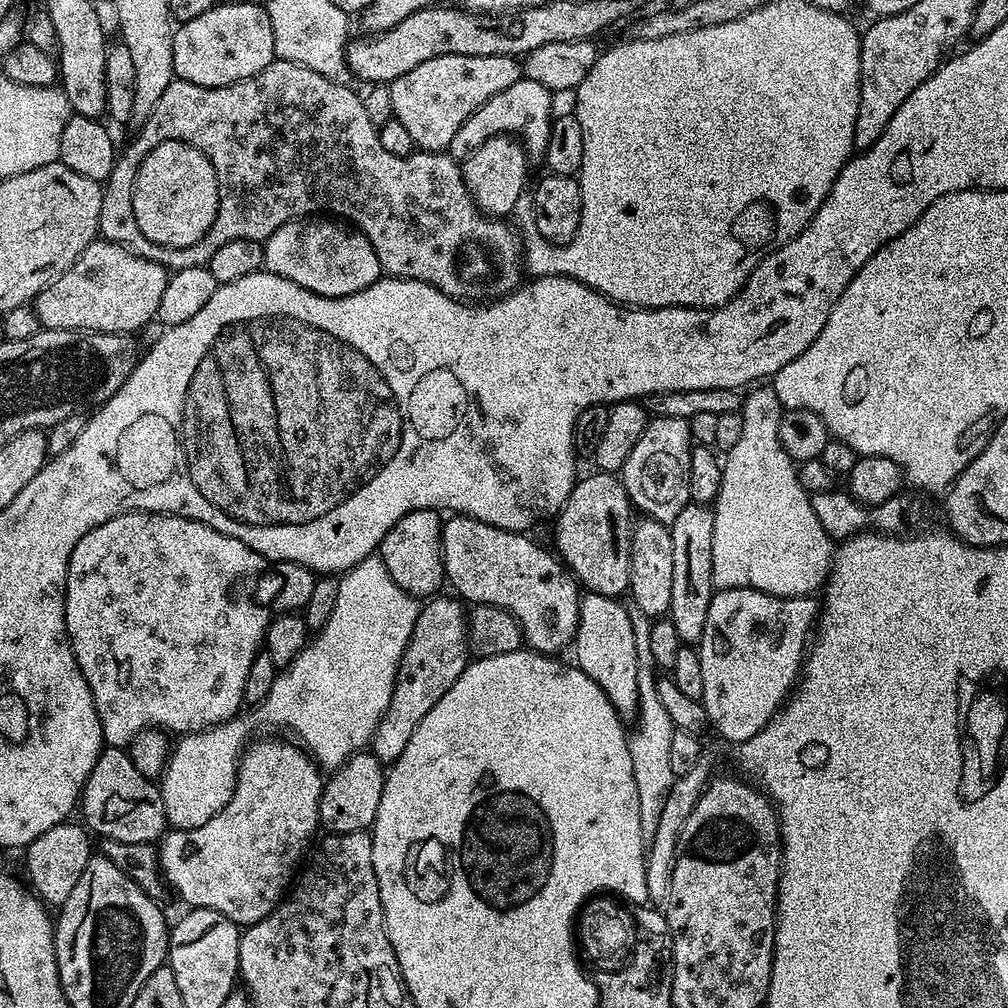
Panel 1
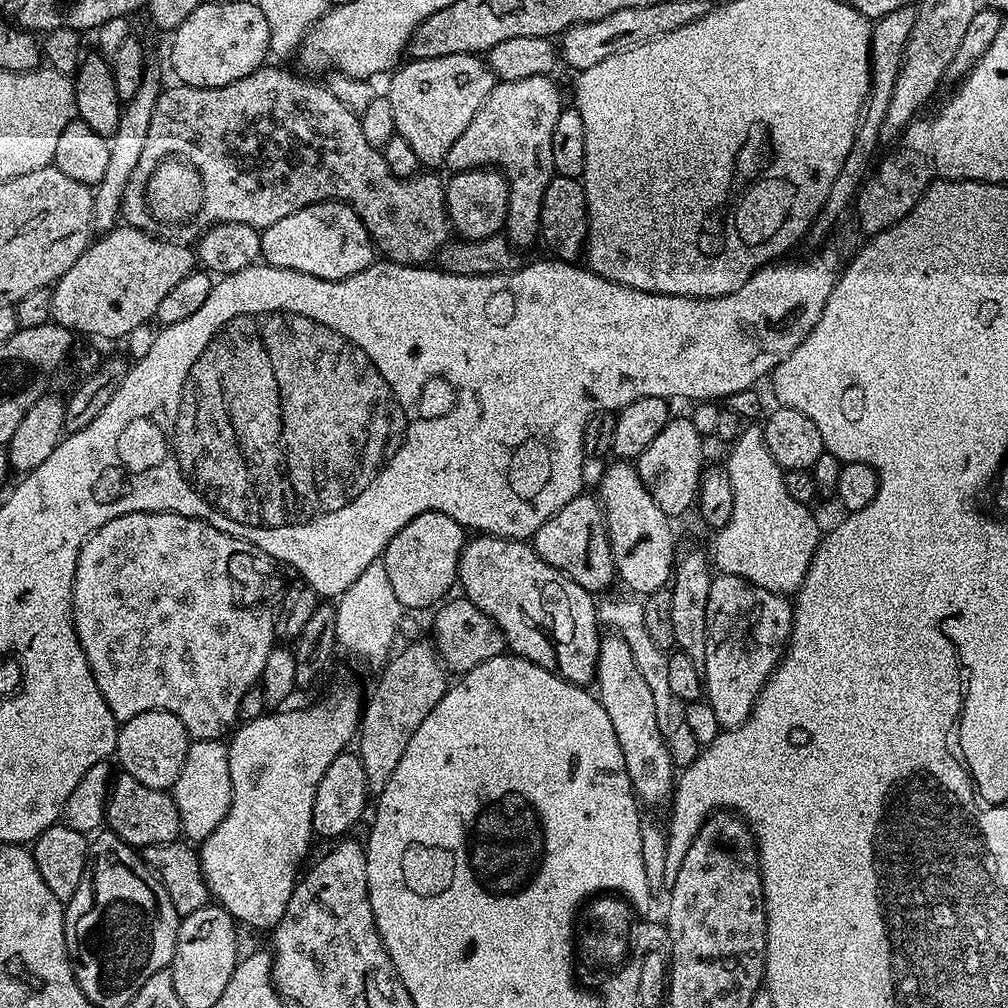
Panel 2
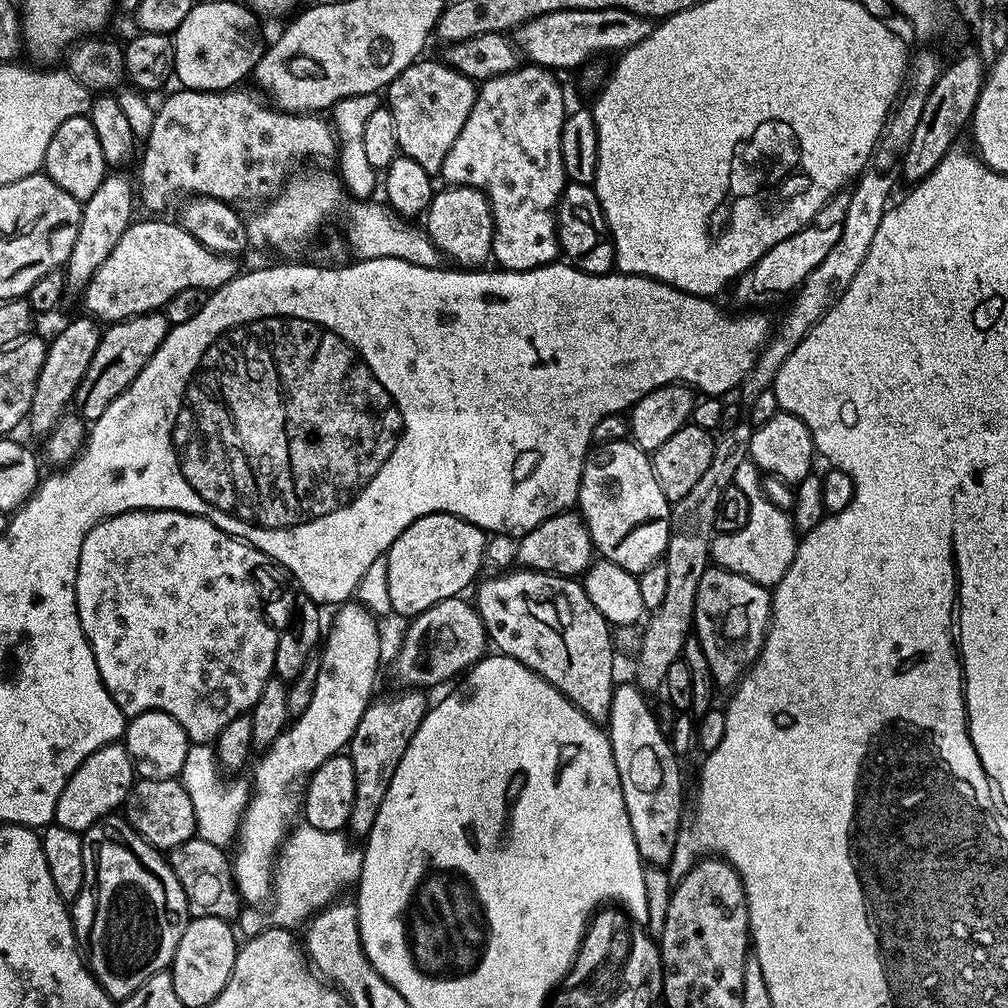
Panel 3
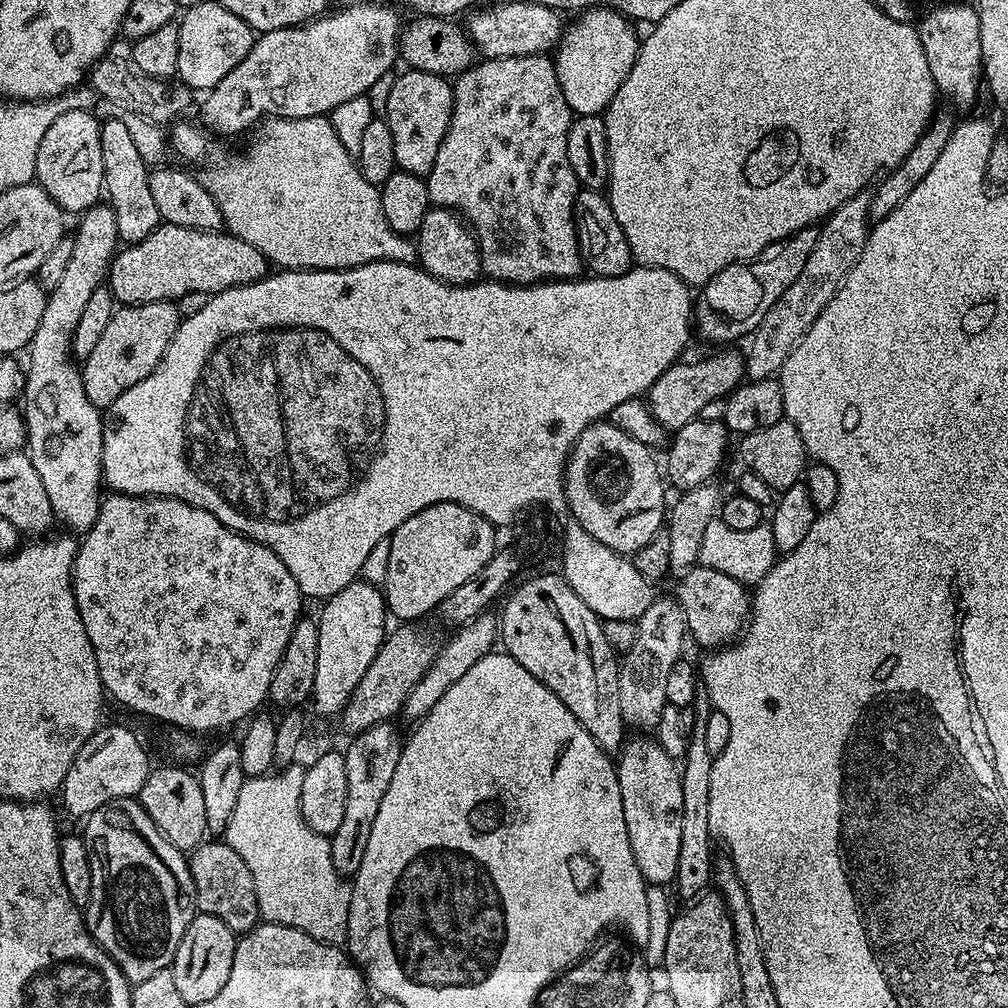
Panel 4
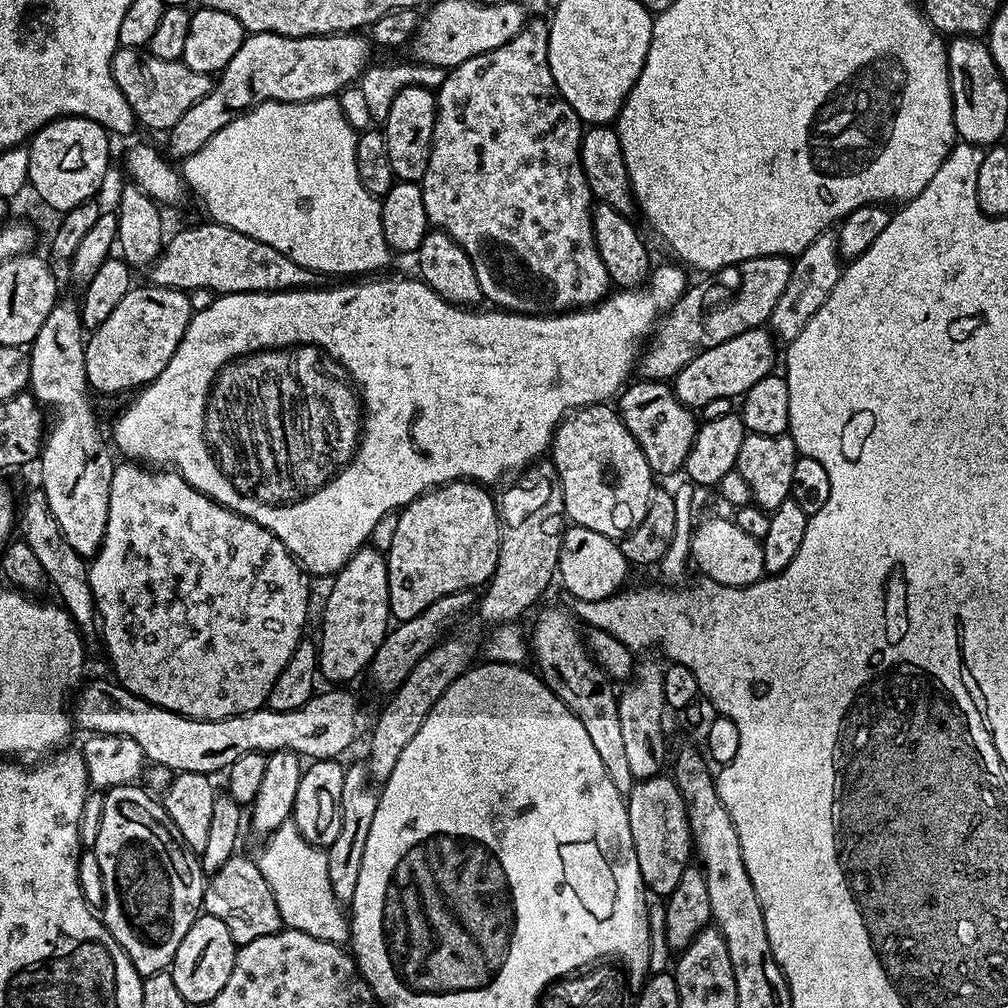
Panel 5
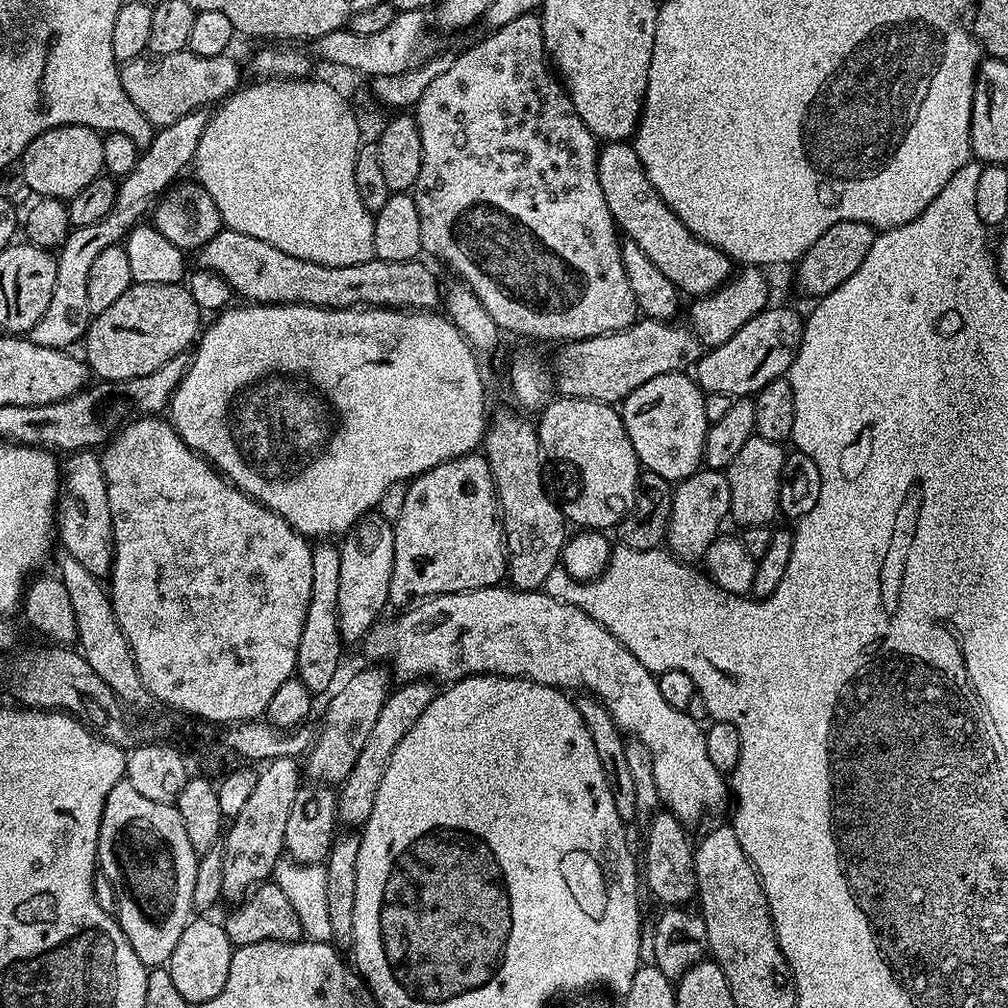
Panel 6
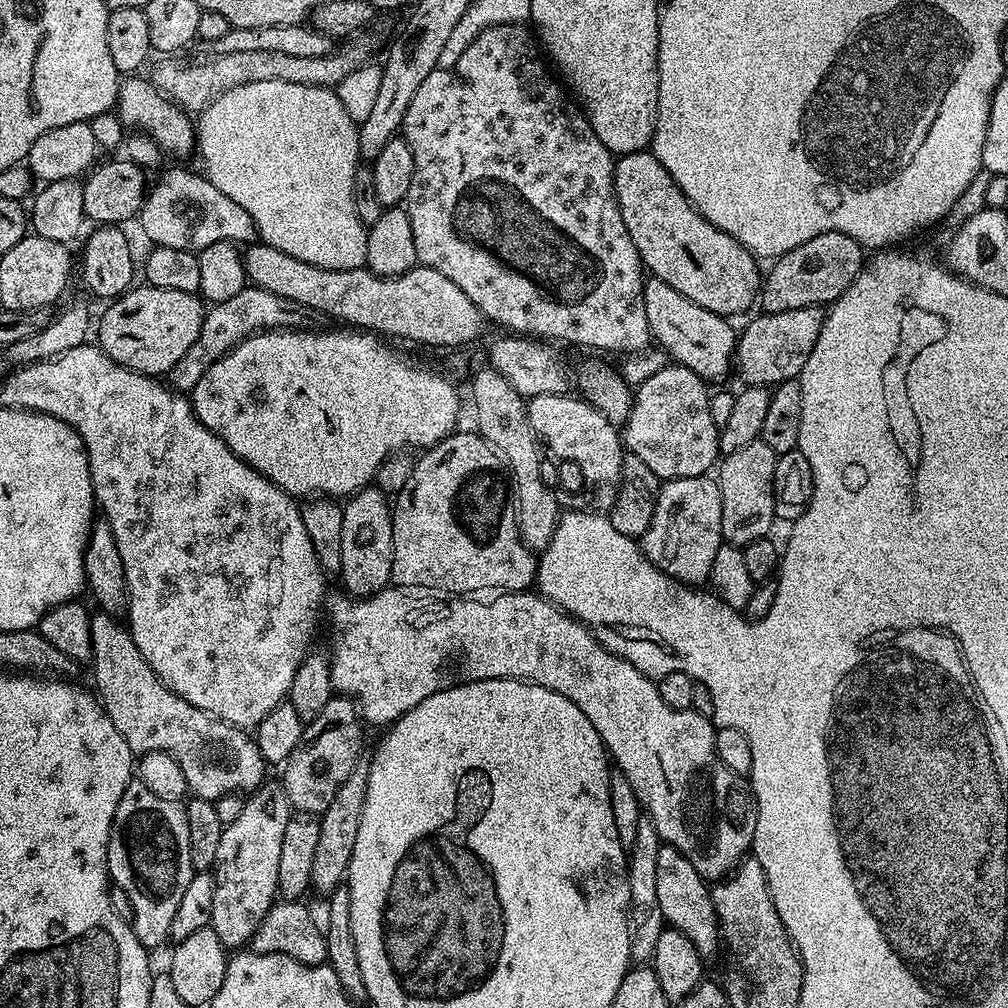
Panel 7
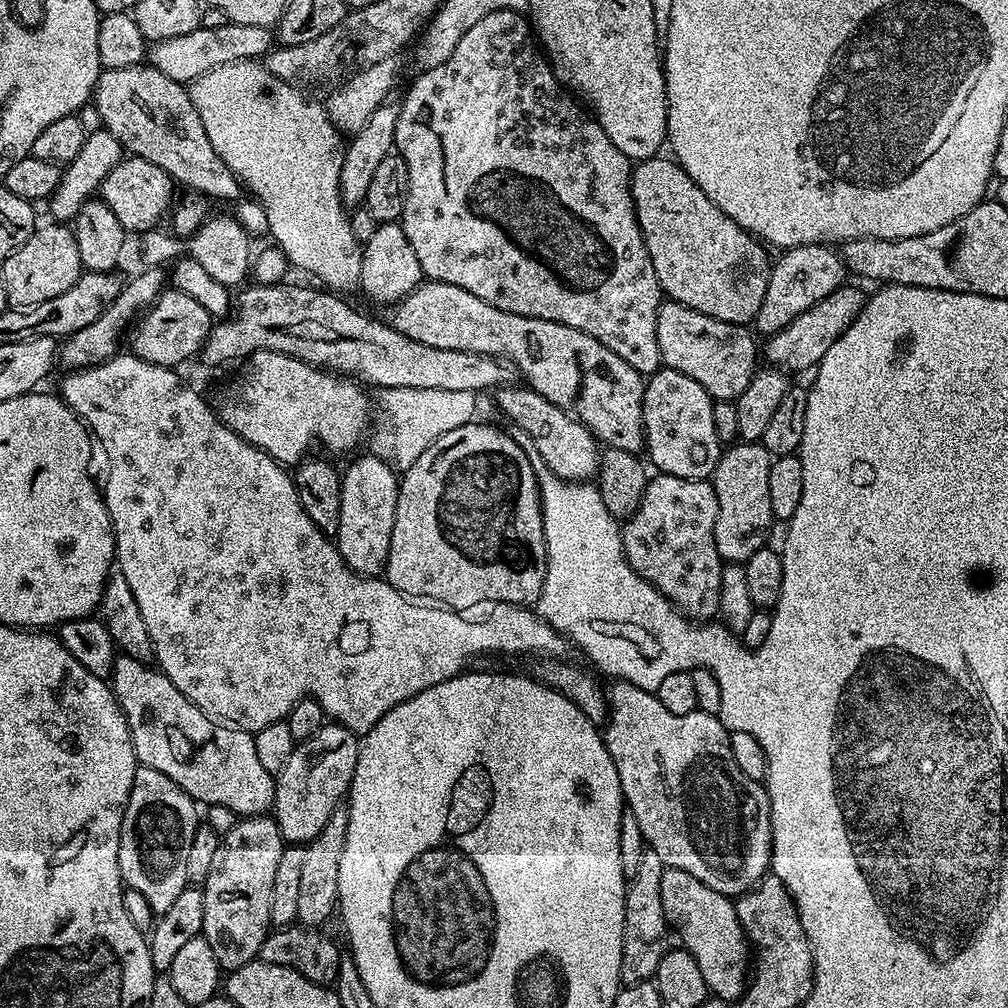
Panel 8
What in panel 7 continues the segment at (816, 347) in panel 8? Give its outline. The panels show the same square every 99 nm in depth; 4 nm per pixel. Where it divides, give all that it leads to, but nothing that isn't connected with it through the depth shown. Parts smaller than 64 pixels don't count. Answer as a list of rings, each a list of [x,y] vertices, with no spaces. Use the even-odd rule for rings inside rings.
[[[813,306],[759,315],[745,326],[744,332],[742,328],[739,333],[734,353],[734,372],[737,372],[744,379],[743,383],[748,386],[775,386],[787,380],[797,379],[802,366],[806,366],[806,358],[810,358],[810,350],[814,350],[814,342],[818,342],[818,334],[824,325],[825,309]]]

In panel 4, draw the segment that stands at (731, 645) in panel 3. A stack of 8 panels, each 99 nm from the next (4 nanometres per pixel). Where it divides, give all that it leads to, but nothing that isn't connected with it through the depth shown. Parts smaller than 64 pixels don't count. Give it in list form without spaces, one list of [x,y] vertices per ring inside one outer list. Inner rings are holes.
[[[693,566],[679,577],[674,598],[684,608],[691,639],[696,639],[706,650],[719,650],[735,641],[743,633],[750,619],[750,592],[745,585],[738,583],[730,574],[718,574],[703,566]]]

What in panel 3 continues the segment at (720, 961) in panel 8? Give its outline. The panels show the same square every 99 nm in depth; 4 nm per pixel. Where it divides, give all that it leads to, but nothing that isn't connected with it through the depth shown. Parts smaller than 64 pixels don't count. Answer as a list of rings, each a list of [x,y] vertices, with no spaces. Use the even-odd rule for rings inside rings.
[[[628,682],[628,684],[617,683],[612,689],[612,697],[610,698],[610,714],[608,715],[608,723],[606,725],[606,731],[608,734],[608,741],[612,747],[612,753],[614,754],[614,762],[618,766],[618,778],[622,782],[622,798],[626,802],[626,814],[630,818],[630,830],[634,830],[634,842],[638,846],[638,854],[640,859],[647,862],[652,866],[667,866],[672,861],[672,855],[676,849],[676,839],[680,833],[680,825],[686,816],[686,808],[684,812],[684,780],[680,777],[680,764],[678,755],[672,748],[672,741],[666,735],[665,729],[662,727],[657,713],[652,712],[652,708],[648,705],[649,697],[645,693],[641,692],[636,687],[635,683]]]

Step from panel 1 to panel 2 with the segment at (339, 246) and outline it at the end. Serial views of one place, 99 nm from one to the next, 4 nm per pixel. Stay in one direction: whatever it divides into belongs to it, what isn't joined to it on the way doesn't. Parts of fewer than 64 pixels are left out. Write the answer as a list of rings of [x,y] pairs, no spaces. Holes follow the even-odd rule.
[[[323,200],[278,218],[274,226],[261,231],[260,254],[263,263],[270,266],[314,274],[323,280],[350,278],[350,274],[370,267],[378,256],[362,218],[341,200]]]

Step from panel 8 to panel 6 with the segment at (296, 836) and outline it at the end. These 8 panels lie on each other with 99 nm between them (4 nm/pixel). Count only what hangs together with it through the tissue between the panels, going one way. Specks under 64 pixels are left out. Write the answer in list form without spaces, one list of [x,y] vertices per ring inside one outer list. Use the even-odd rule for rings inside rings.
[[[384,666],[376,667],[380,668],[364,668],[361,672],[354,673],[340,689],[337,687],[327,697],[329,700],[324,708],[324,721],[320,724],[320,732],[318,728],[302,764],[303,775],[309,781],[339,786],[346,774],[354,770],[354,761],[358,759],[362,746],[366,746],[366,737],[370,735],[374,721],[378,719],[378,713],[382,711],[384,700],[390,691],[389,669]]]

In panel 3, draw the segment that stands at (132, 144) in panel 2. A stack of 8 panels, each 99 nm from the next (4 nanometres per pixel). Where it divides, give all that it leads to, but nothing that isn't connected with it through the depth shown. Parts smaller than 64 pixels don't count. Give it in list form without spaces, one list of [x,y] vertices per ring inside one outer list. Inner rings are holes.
[[[124,170],[109,171],[102,186],[98,186],[98,190],[94,190],[94,194],[90,194],[90,198],[83,201],[78,238],[74,238],[74,250],[70,250],[70,258],[64,268],[64,282],[69,289],[84,289],[94,270],[98,270],[98,266],[102,266],[102,262],[110,258],[114,246],[118,246],[118,241],[122,239],[122,234],[126,234],[128,227],[133,224],[132,207],[137,207],[137,204],[133,177],[131,180]]]

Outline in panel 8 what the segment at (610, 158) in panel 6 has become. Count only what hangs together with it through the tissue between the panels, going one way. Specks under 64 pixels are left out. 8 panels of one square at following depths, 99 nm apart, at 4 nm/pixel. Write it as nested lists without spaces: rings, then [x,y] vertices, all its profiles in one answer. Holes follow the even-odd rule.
[[[657,154],[649,160],[641,160],[632,169],[632,201],[636,207],[636,217],[640,223],[640,229],[644,235],[646,250],[650,250],[650,262],[654,262],[654,274],[660,283],[661,293],[667,299],[677,300],[680,304],[690,306],[702,314],[710,314],[710,318],[718,318],[722,322],[730,322],[731,324],[751,325],[758,314],[758,306],[762,306],[762,298],[766,298],[770,256],[768,260],[767,254],[764,253],[766,251],[765,245],[757,240],[751,232],[747,232],[742,226],[738,226],[738,222],[734,222],[734,218],[722,214],[722,210],[718,210],[718,206],[714,206],[714,202],[710,202],[710,198],[706,198],[706,194],[694,182],[694,178],[690,178],[690,174],[686,174],[686,170],[682,170],[675,159],[665,156],[664,154]]]

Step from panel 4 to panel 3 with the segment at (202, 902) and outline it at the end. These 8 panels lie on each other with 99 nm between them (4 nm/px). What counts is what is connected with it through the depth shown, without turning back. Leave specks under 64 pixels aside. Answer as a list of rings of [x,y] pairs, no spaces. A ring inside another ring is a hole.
[[[193,838],[167,853],[168,865],[174,870],[178,882],[182,882],[188,911],[193,917],[213,916],[232,922],[242,909],[240,891],[236,888],[236,879],[232,877],[232,861],[229,853],[224,852],[227,851],[221,845]]]

